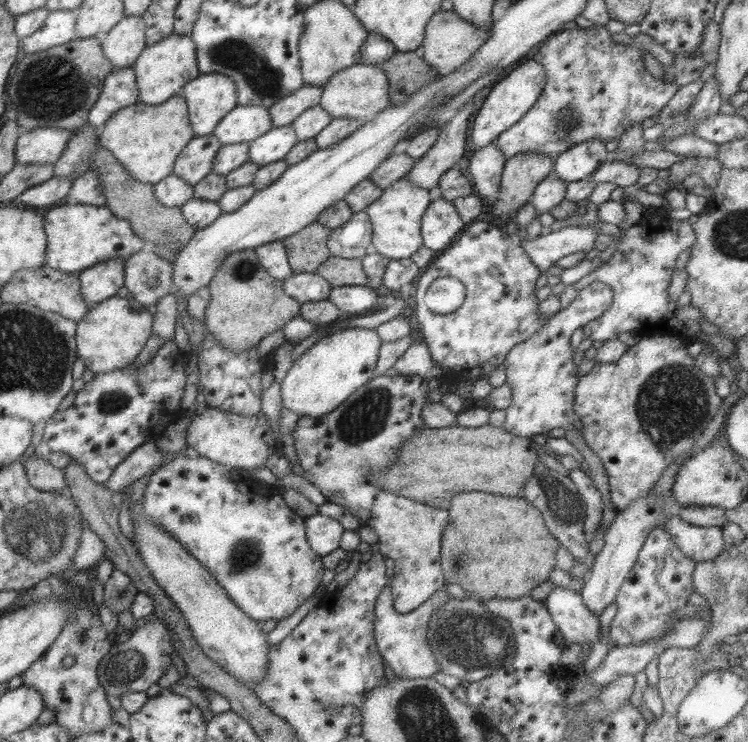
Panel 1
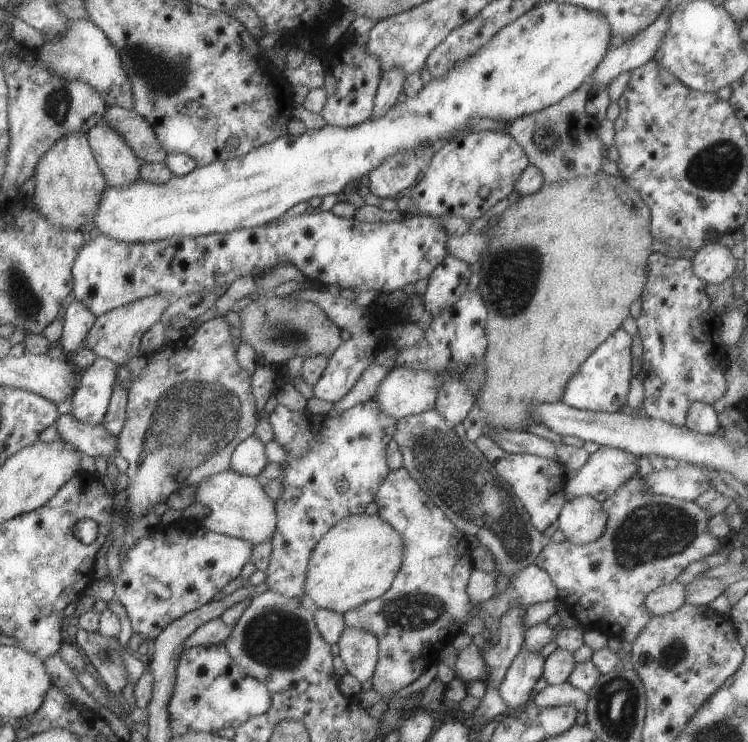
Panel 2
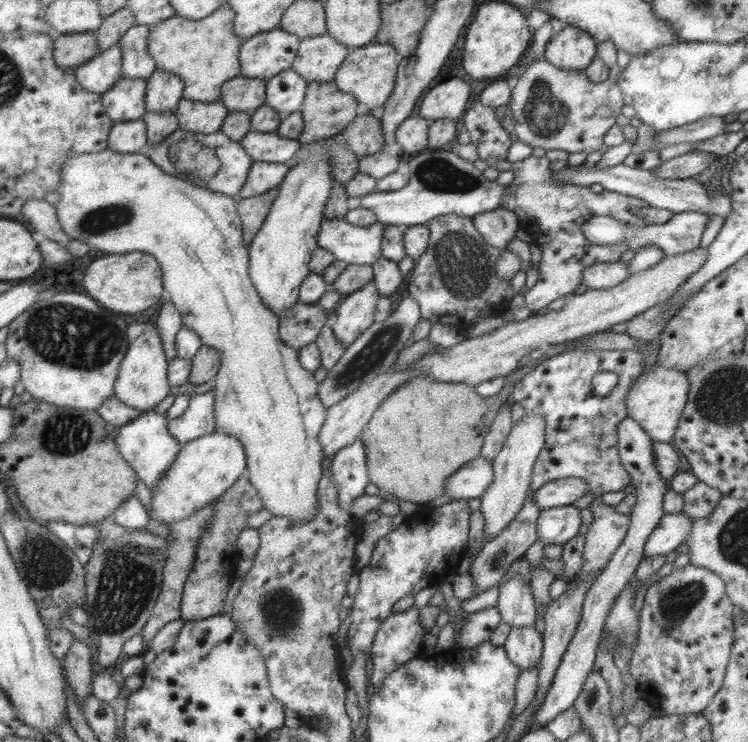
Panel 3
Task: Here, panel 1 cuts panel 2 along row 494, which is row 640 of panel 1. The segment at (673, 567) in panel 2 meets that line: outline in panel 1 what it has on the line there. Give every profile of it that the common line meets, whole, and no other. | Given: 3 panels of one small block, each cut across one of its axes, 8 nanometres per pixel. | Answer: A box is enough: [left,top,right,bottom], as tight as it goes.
[607,527,695,646]

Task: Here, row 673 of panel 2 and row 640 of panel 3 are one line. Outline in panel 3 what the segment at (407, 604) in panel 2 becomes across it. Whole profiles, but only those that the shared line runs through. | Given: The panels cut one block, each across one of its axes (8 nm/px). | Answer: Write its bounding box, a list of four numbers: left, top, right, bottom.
[368,605,425,691]

